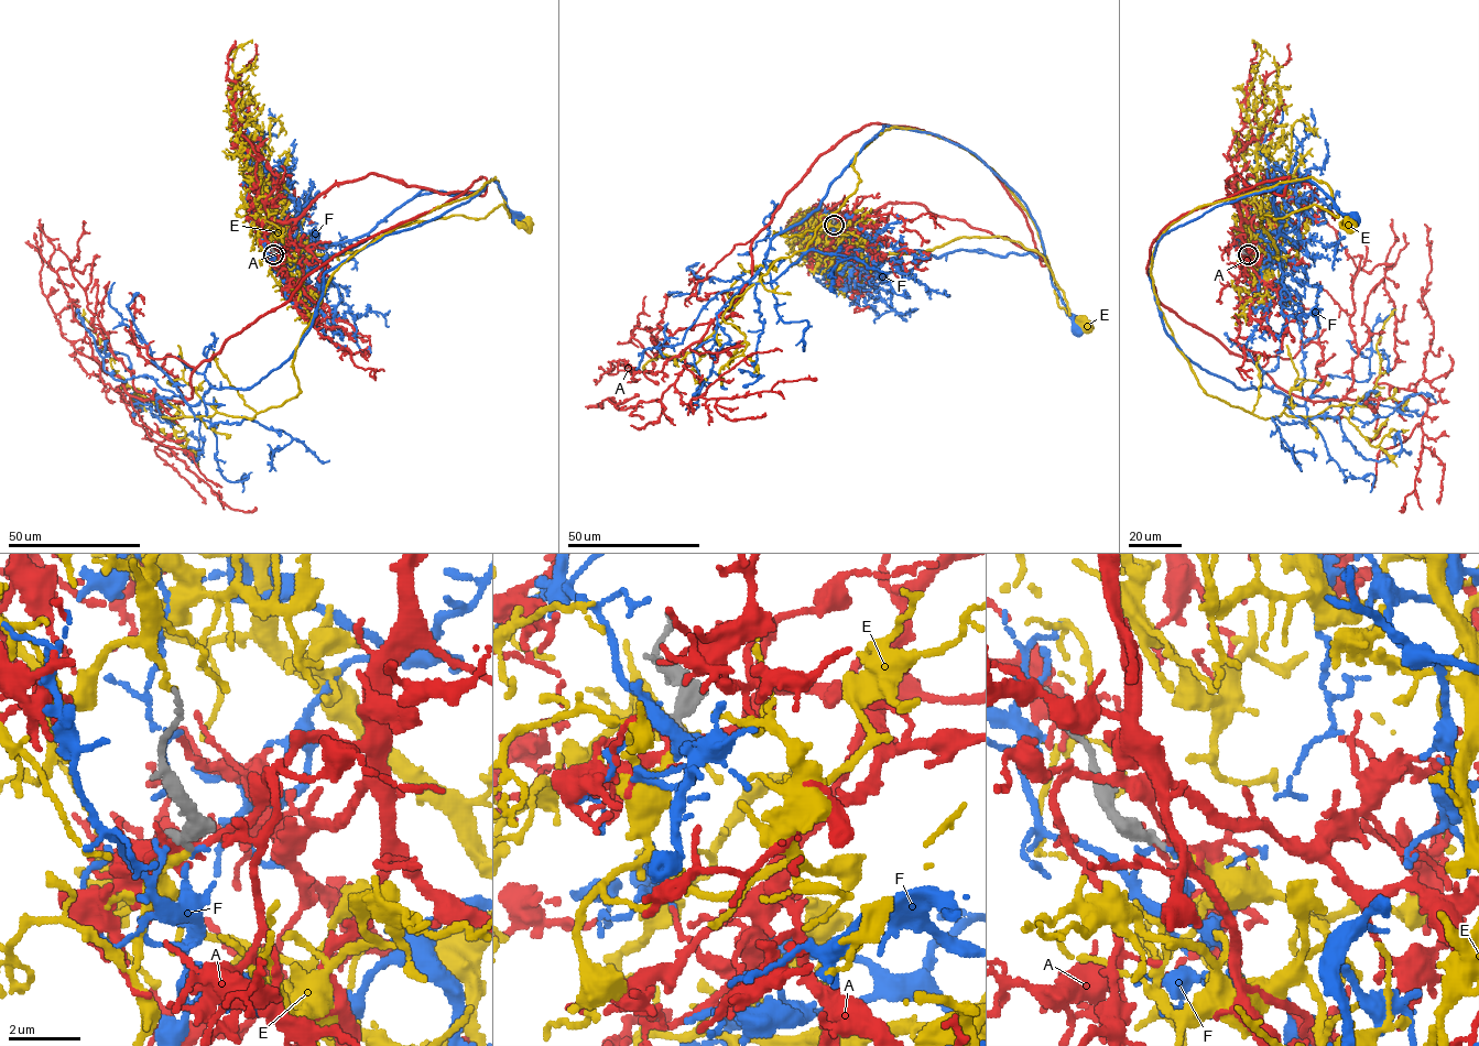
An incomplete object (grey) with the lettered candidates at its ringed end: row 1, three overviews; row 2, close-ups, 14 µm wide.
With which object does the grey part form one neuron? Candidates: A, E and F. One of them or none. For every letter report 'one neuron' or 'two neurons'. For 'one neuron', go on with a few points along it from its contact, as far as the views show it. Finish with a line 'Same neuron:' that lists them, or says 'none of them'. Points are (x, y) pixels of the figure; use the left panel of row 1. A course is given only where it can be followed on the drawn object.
A: two neurons
E: one neuron; course (273, 254), (291, 270), (298, 255), (344, 255), (415, 221), (484, 218), (502, 205), (526, 225)
F: two neurons
Same neuron: E

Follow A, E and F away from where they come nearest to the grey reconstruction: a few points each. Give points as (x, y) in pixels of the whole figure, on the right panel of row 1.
A: (1248, 254), (1227, 181), (1289, 177), (1173, 220), (1148, 275), (1278, 387), (1362, 400), (1423, 377), (1424, 224)
E: (1248, 254), (1265, 270), (1278, 255), (1260, 227), (1263, 215), (1281, 218), (1315, 205), (1348, 225)
F: (1248, 254), (1259, 275), (1263, 259), (1285, 260), (1274, 253), (1274, 197), (1296, 180), (1354, 220)

